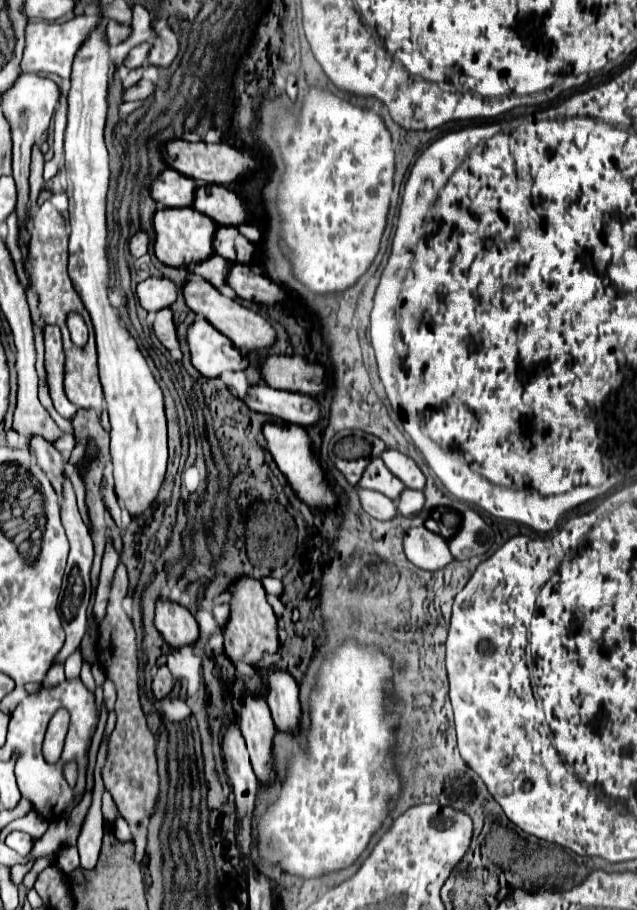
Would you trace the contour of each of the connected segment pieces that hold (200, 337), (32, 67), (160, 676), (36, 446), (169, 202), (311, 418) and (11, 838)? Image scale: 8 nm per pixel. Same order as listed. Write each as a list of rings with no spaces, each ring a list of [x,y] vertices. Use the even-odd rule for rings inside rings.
[[[199,314],[187,330],[187,346],[193,368],[205,378],[215,378],[225,370],[237,372],[239,368],[231,368],[231,364],[239,366],[242,361],[245,364],[243,355],[227,336],[207,324],[207,320],[203,320]]]
[[[75,16],[67,22],[29,22],[25,28],[25,50],[21,58],[21,70],[23,72],[45,72],[45,74],[57,74],[63,80],[69,80],[71,76],[71,64],[73,56],[83,44],[83,38],[89,36],[89,30],[99,24],[97,16]]]
[[[161,666],[157,670],[157,674],[153,676],[153,684],[151,684],[151,690],[153,690],[153,696],[155,700],[161,700],[163,696],[167,696],[173,688],[173,678],[171,678],[171,672],[167,666]]]
[[[31,436],[29,440],[31,444],[31,450],[33,450],[33,456],[35,456],[35,462],[45,470],[45,472],[51,472],[55,476],[63,476],[63,468],[65,468],[65,458],[51,446],[51,442],[47,442],[43,436]]]
[[[163,170],[153,184],[149,186],[151,198],[155,200],[157,208],[179,208],[191,206],[191,192],[195,192],[195,182],[175,170]]]
[[[253,384],[243,396],[243,402],[251,410],[257,410],[299,426],[309,426],[319,422],[319,404],[311,396],[267,388],[265,384]]]
[[[11,832],[11,834],[7,836],[5,844],[7,844],[9,848],[17,850],[21,856],[27,856],[29,850],[33,848],[34,840],[29,834],[25,834],[25,832]]]

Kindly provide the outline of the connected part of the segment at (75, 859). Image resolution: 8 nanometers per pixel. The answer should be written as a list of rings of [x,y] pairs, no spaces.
[[[65,846],[57,852],[57,868],[63,872],[69,872],[71,868],[79,866],[79,854],[75,846]]]

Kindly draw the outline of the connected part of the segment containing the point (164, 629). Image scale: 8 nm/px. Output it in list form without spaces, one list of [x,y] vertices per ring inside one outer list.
[[[159,598],[155,602],[155,628],[171,646],[187,646],[199,638],[199,628],[193,614],[171,600]]]

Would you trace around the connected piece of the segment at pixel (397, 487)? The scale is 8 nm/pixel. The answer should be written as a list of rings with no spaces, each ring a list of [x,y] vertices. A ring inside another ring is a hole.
[[[373,456],[369,460],[369,464],[367,464],[361,480],[357,482],[357,486],[377,490],[377,492],[385,494],[391,500],[397,500],[399,492],[405,488],[403,484],[399,484],[399,480],[395,480],[391,476],[391,472],[387,472],[387,468],[383,466],[383,460],[379,456]]]

